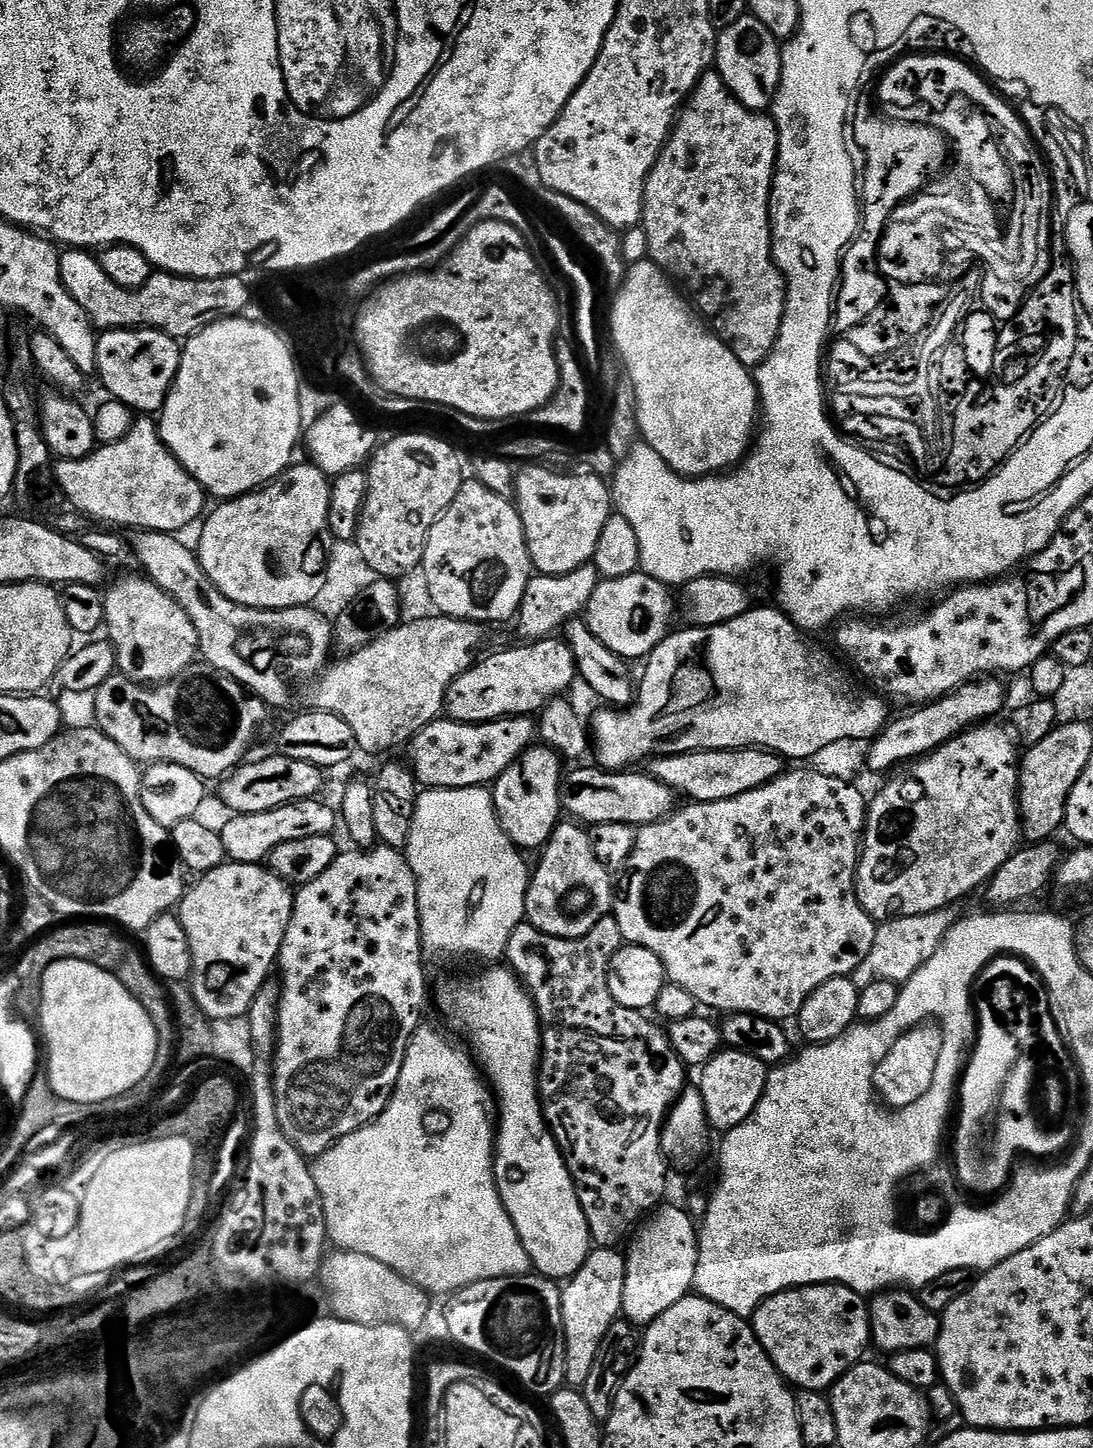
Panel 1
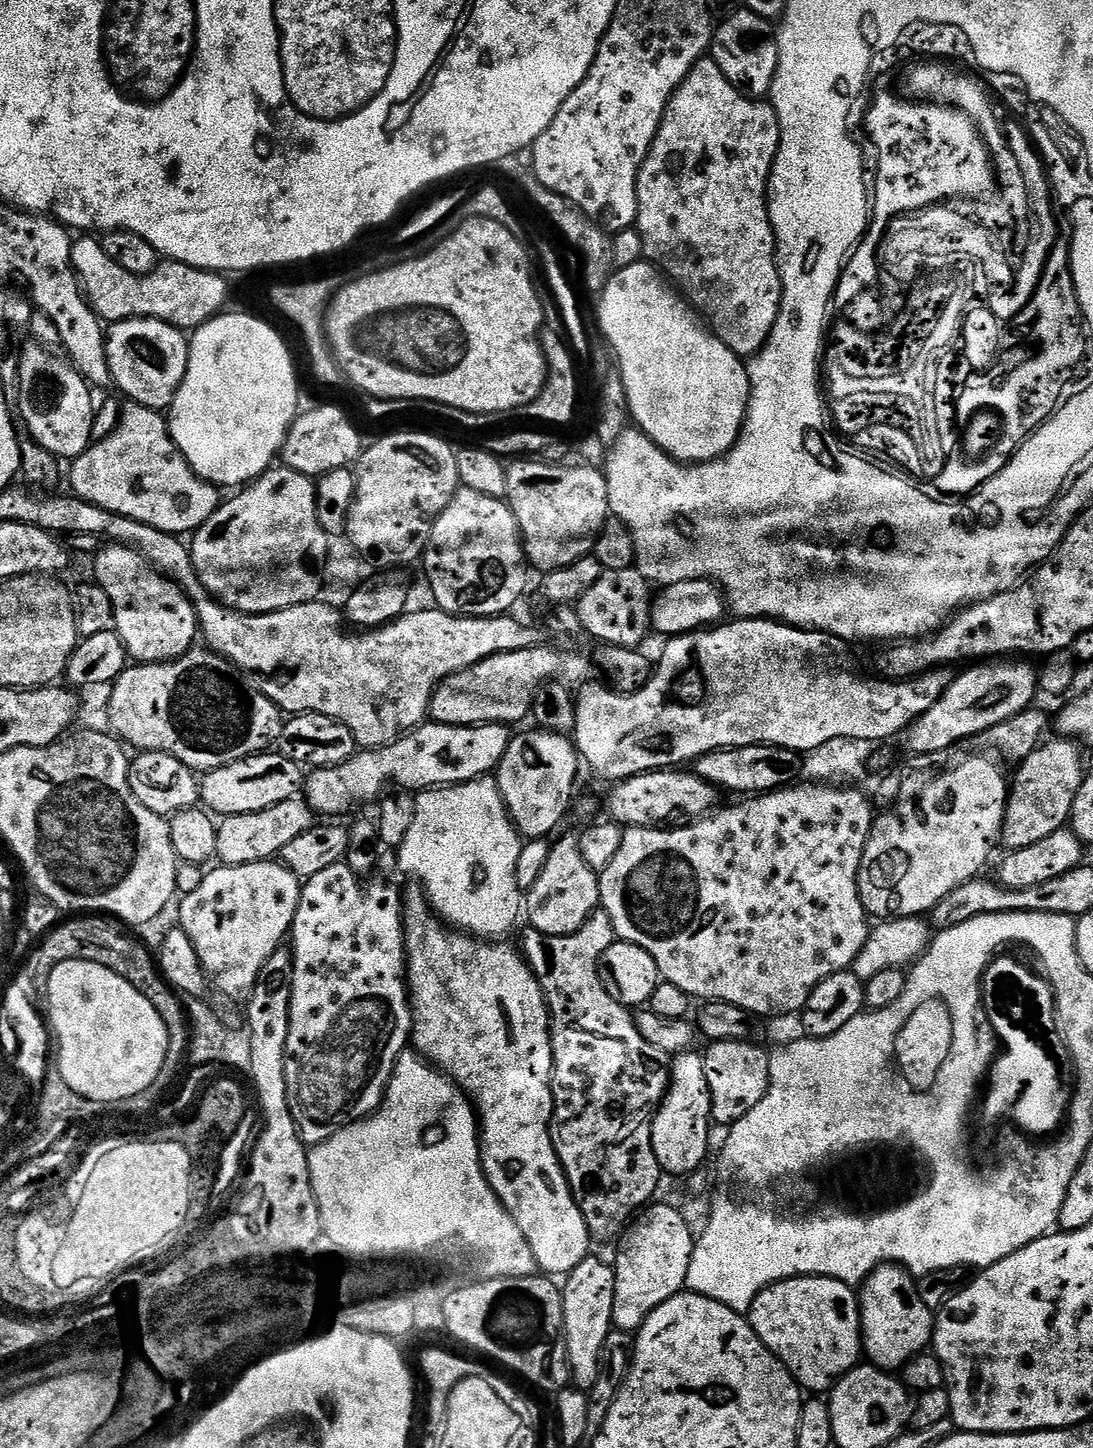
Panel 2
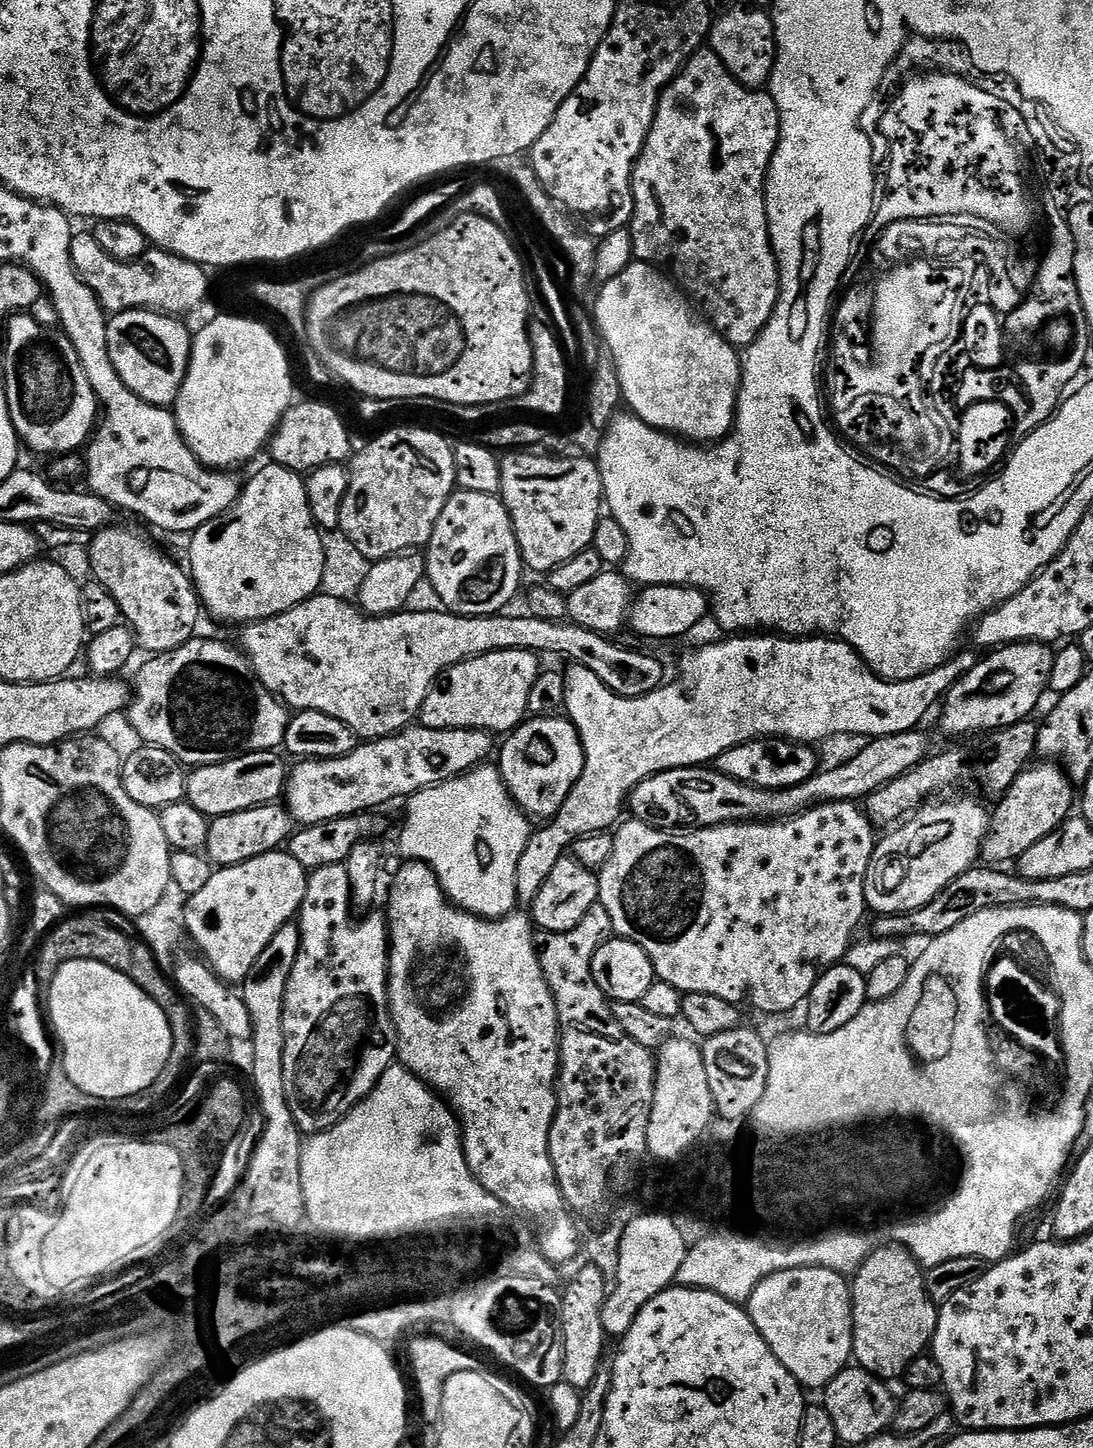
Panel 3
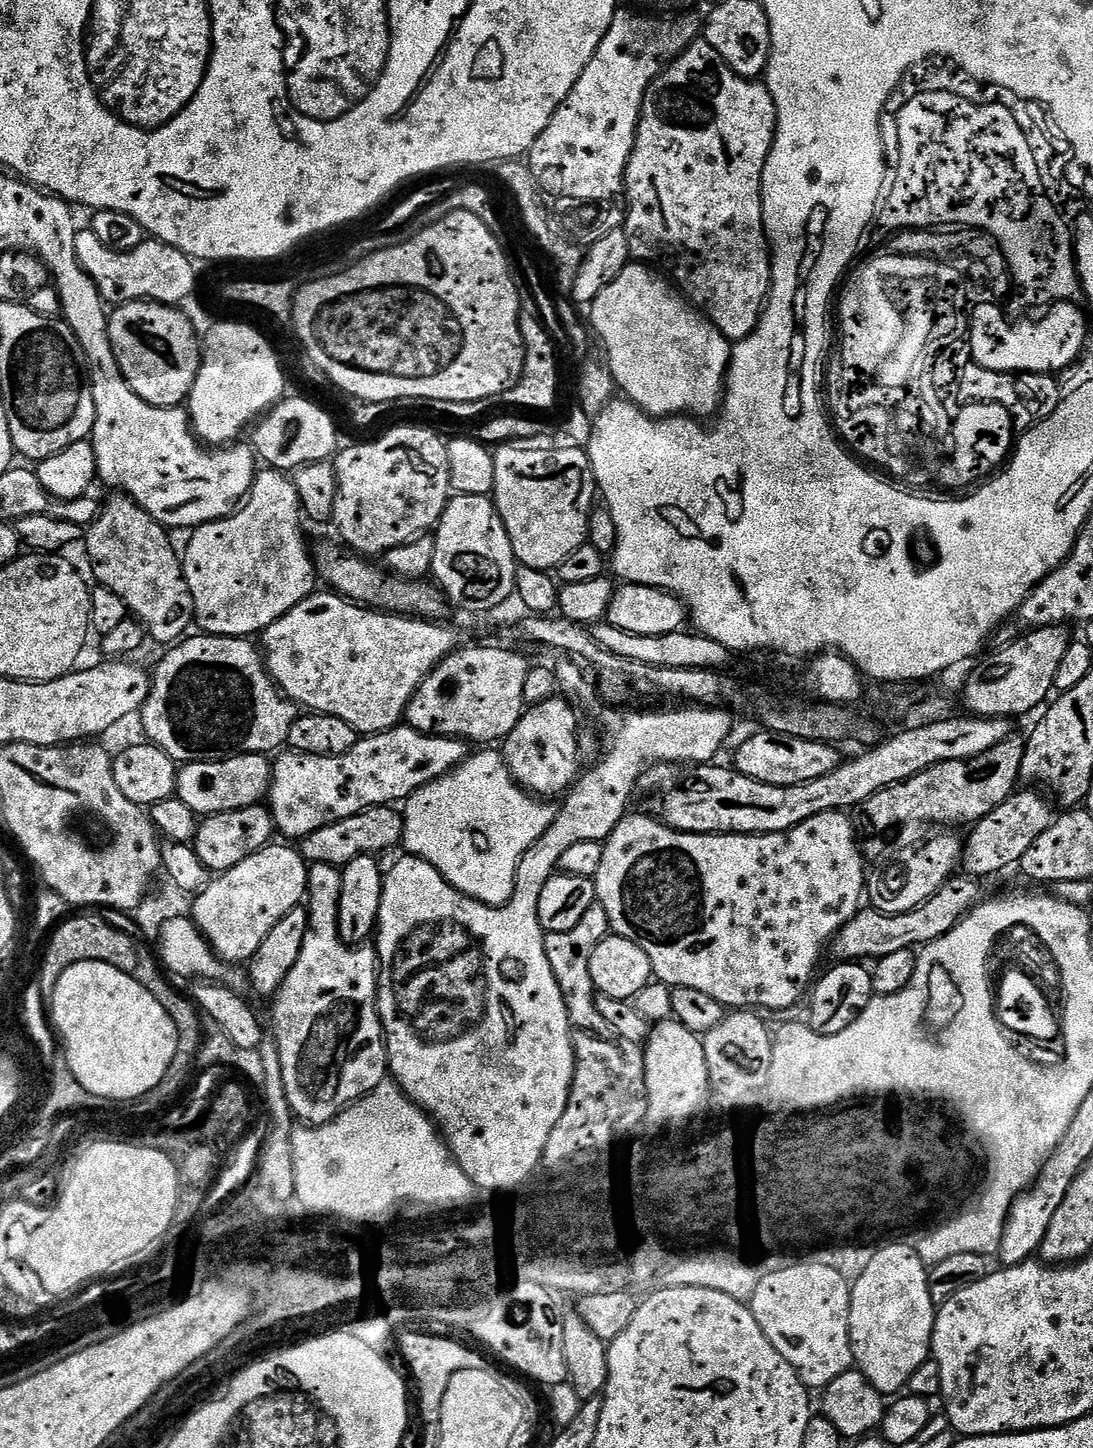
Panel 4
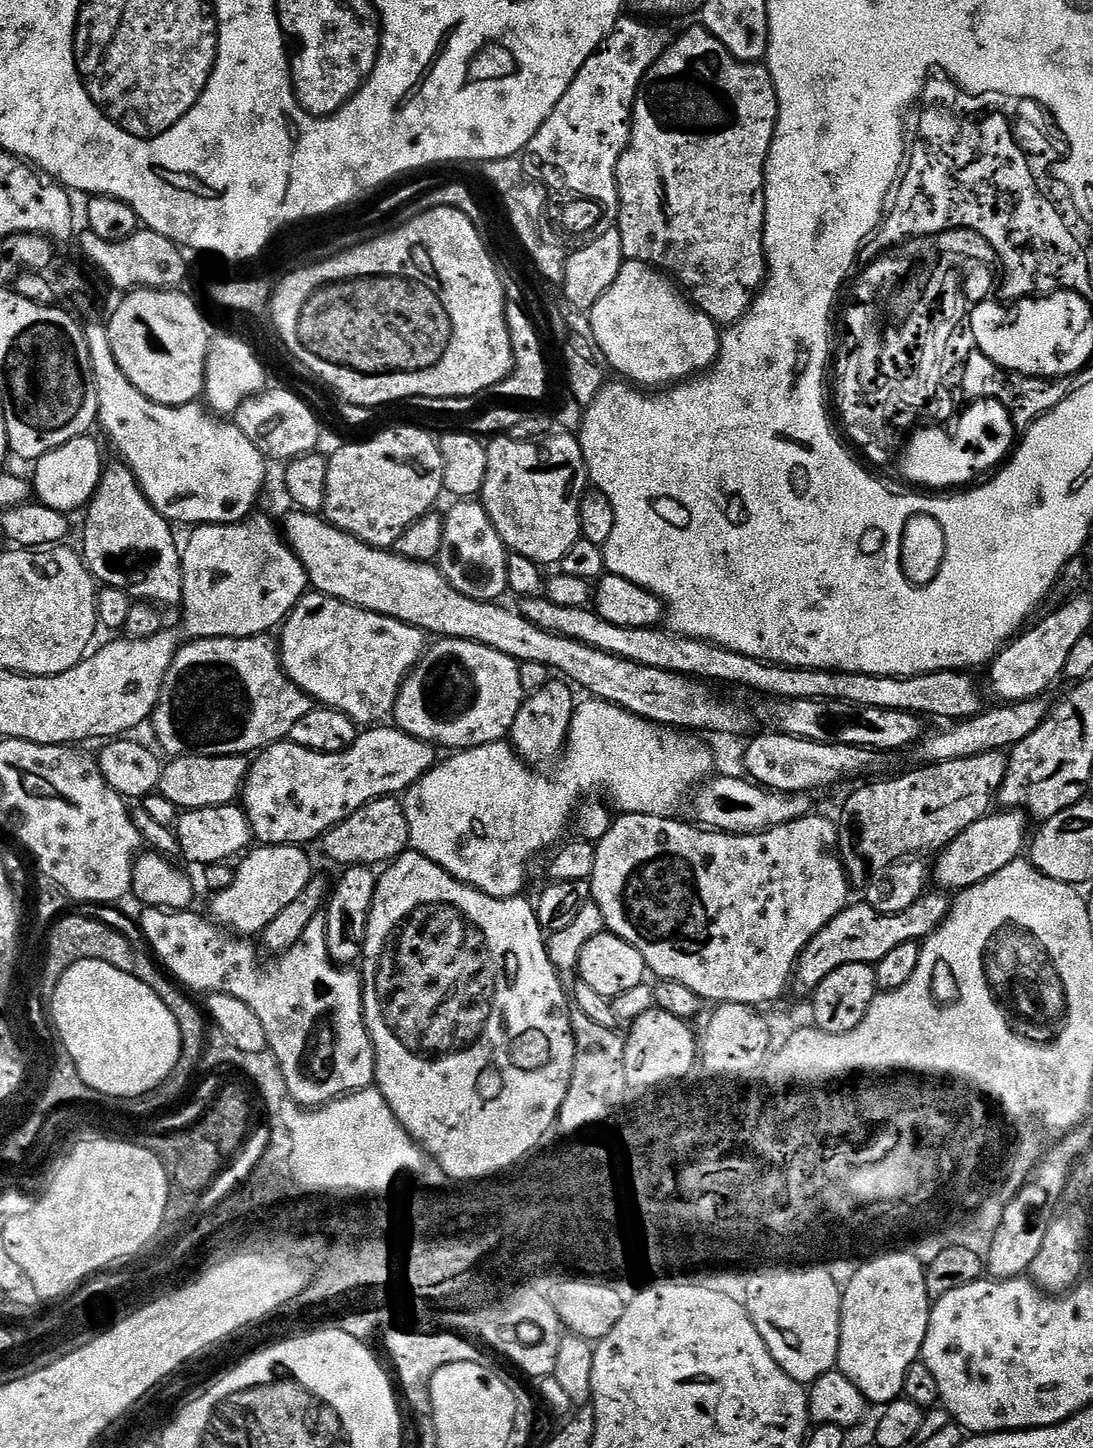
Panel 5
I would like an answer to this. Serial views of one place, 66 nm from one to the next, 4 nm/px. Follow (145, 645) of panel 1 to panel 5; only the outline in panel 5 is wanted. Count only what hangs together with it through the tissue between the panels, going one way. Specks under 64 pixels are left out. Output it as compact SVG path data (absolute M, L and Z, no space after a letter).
M123 462L110 463L103 469L97 490L86 505L84 516L84 548L82 559L88 571L101 585L117 588L140 602L151 602L157 606L179 605L184 598L184 569L182 567L182 548L176 545L173 525L146 498L140 483L128 465Z

